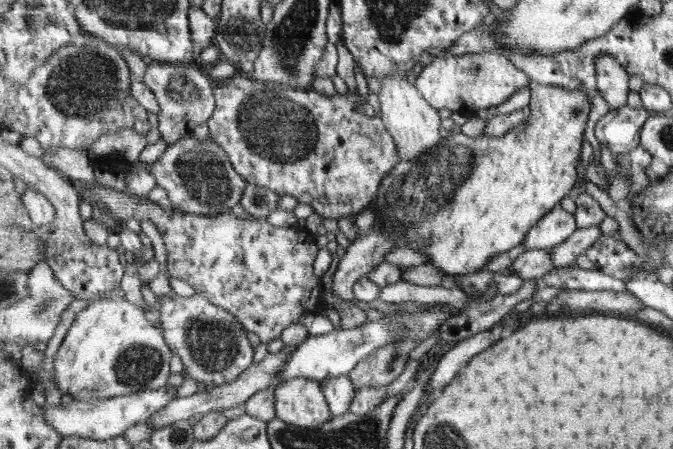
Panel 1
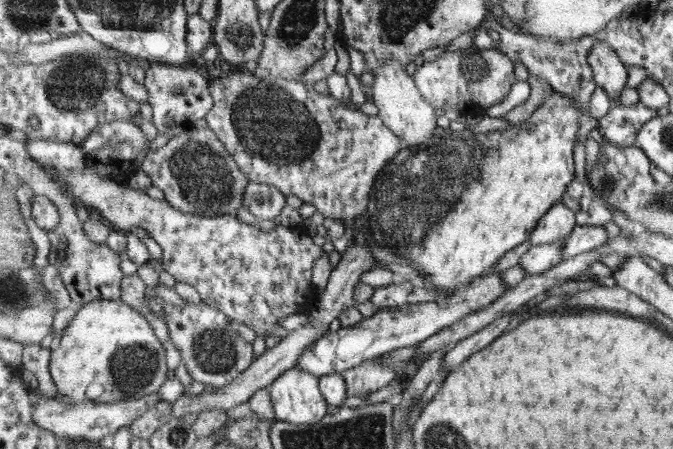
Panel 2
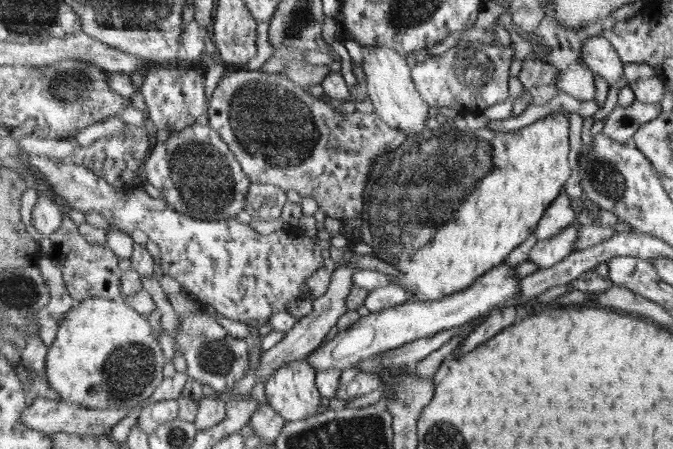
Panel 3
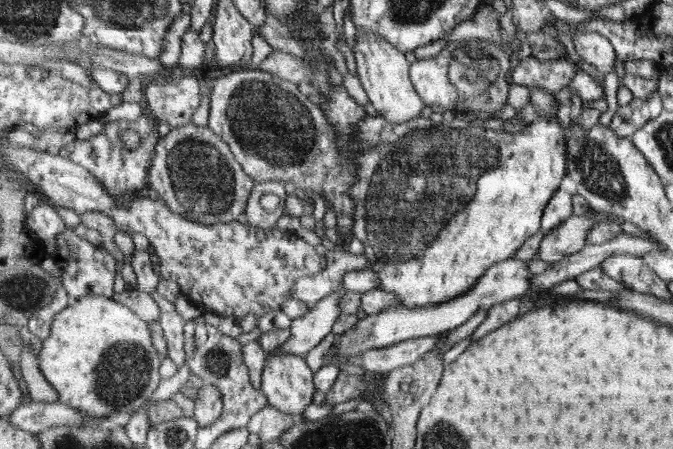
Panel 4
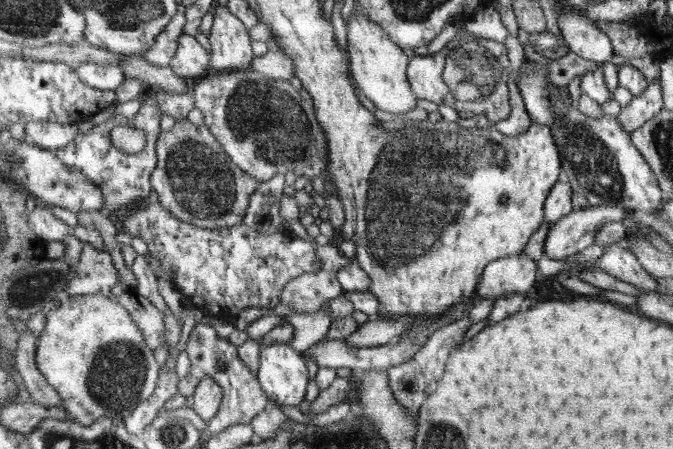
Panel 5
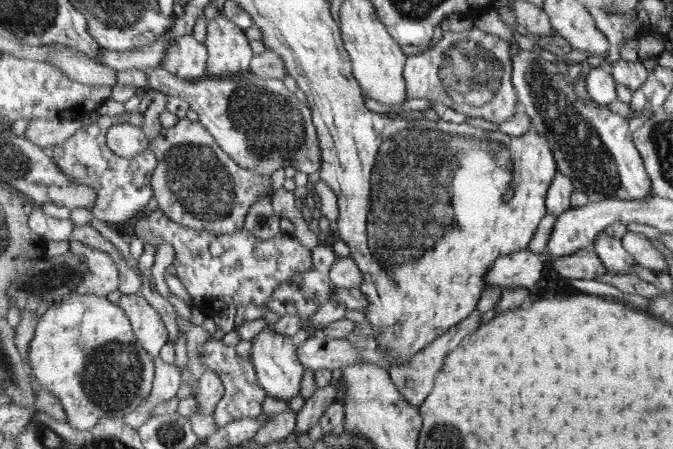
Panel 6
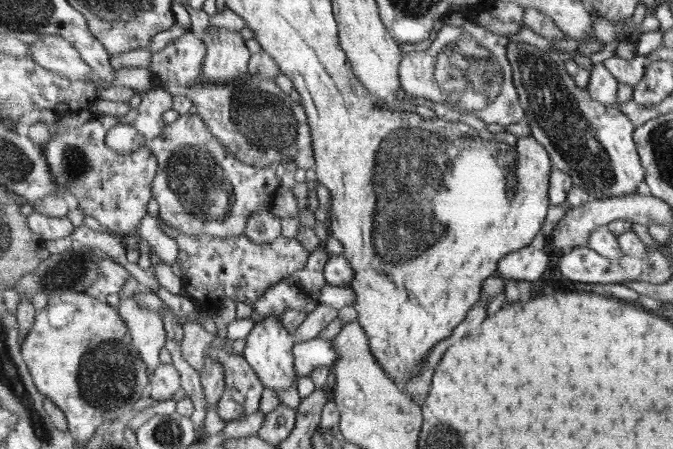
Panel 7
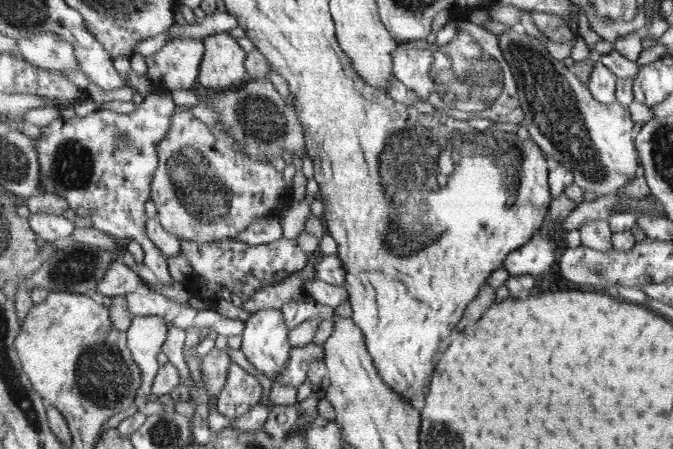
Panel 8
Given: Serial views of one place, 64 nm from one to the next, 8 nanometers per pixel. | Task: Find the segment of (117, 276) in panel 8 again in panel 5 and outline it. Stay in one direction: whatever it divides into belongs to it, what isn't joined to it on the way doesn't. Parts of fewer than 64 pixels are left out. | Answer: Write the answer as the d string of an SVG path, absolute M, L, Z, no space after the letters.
M73 233L65 236L61 242L66 247L63 258L73 268L64 295L101 294L113 297L111 290L117 284L117 268L111 254L107 250L99 250Z

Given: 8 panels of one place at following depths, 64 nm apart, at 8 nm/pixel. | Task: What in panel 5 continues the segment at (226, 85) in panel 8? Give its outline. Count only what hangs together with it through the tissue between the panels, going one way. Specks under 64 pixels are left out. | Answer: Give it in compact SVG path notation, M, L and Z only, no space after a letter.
M227 4L215 7L214 24L208 40L211 73L223 75L230 70L245 71L252 67L255 57L250 28L233 14Z

